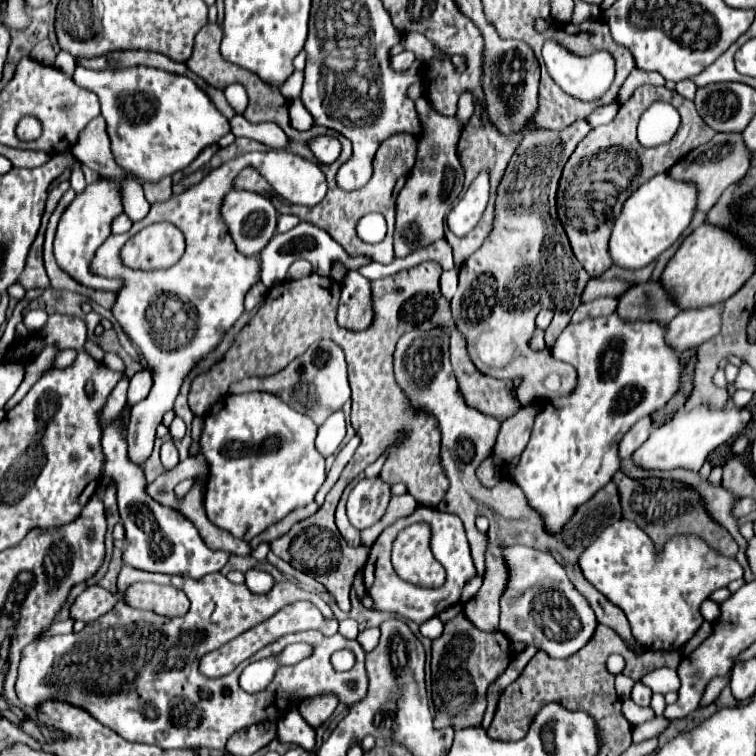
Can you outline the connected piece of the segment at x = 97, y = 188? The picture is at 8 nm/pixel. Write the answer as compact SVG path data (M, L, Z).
M98 179L96 183L88 185L80 195L76 195L76 199L66 207L66 211L62 213L62 219L58 223L58 231L56 231L56 239L54 239L54 255L58 265L76 281L80 281L86 287L92 289L112 289L118 291L124 283L122 279L104 279L98 277L96 273L90 271L92 259L96 249L104 243L104 239L110 237L110 227L112 221L122 213L122 187L120 183L112 183L112 179Z

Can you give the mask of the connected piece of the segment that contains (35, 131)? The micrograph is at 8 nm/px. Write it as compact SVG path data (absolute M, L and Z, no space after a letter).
M24 117L20 123L18 123L18 129L16 129L16 133L18 133L18 137L20 139L24 139L24 141L30 141L30 139L36 139L36 137L40 137L40 123L38 123L38 119L34 119L34 117Z

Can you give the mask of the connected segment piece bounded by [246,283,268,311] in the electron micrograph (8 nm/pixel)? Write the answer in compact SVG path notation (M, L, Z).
M258 283L256 287L252 287L252 291L246 295L246 311L252 311L258 303L262 303L266 291L268 291L268 289L266 289L262 283Z

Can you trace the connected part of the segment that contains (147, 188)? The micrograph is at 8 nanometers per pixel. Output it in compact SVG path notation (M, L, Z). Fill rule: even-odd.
M162 179L160 183L144 183L144 193L146 193L146 199L148 203L156 203L156 201L166 201L172 197L172 191L170 191L170 179Z

